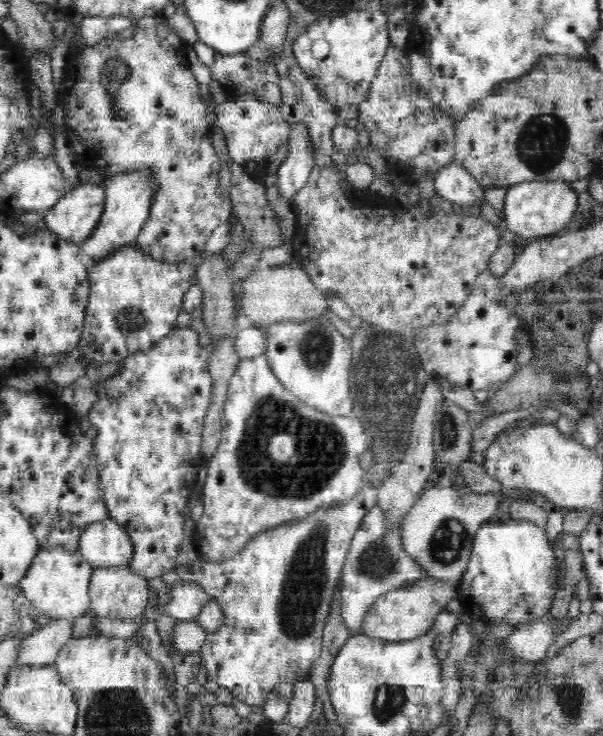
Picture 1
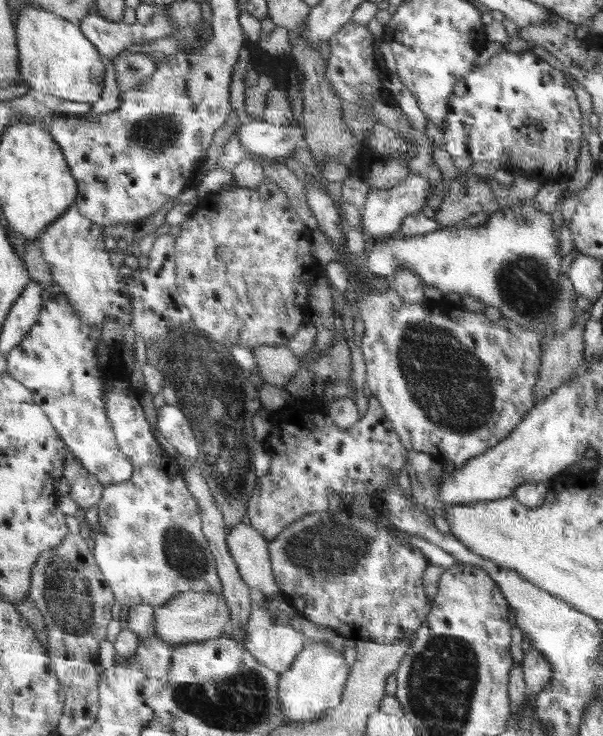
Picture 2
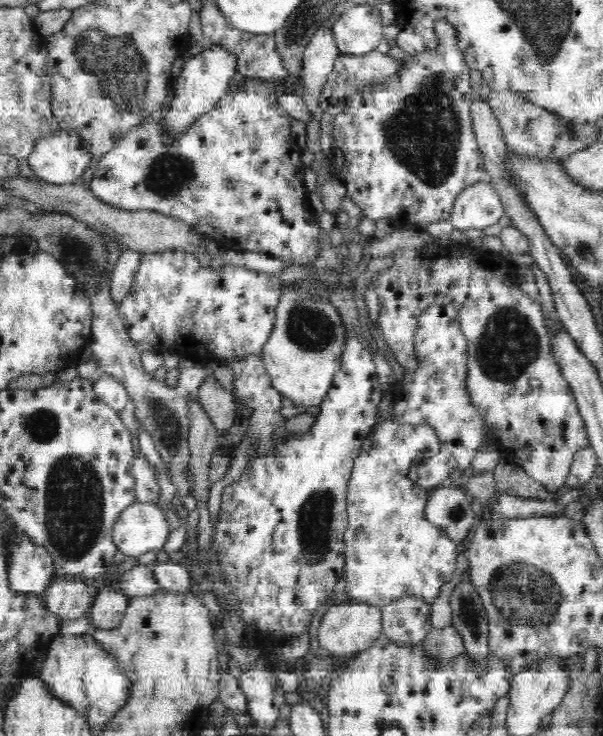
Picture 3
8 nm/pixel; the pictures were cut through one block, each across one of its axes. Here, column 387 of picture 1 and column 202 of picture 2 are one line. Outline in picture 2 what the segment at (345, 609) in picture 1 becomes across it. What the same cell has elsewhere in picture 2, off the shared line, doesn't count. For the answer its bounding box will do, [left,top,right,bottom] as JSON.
[95,376,223,610]

